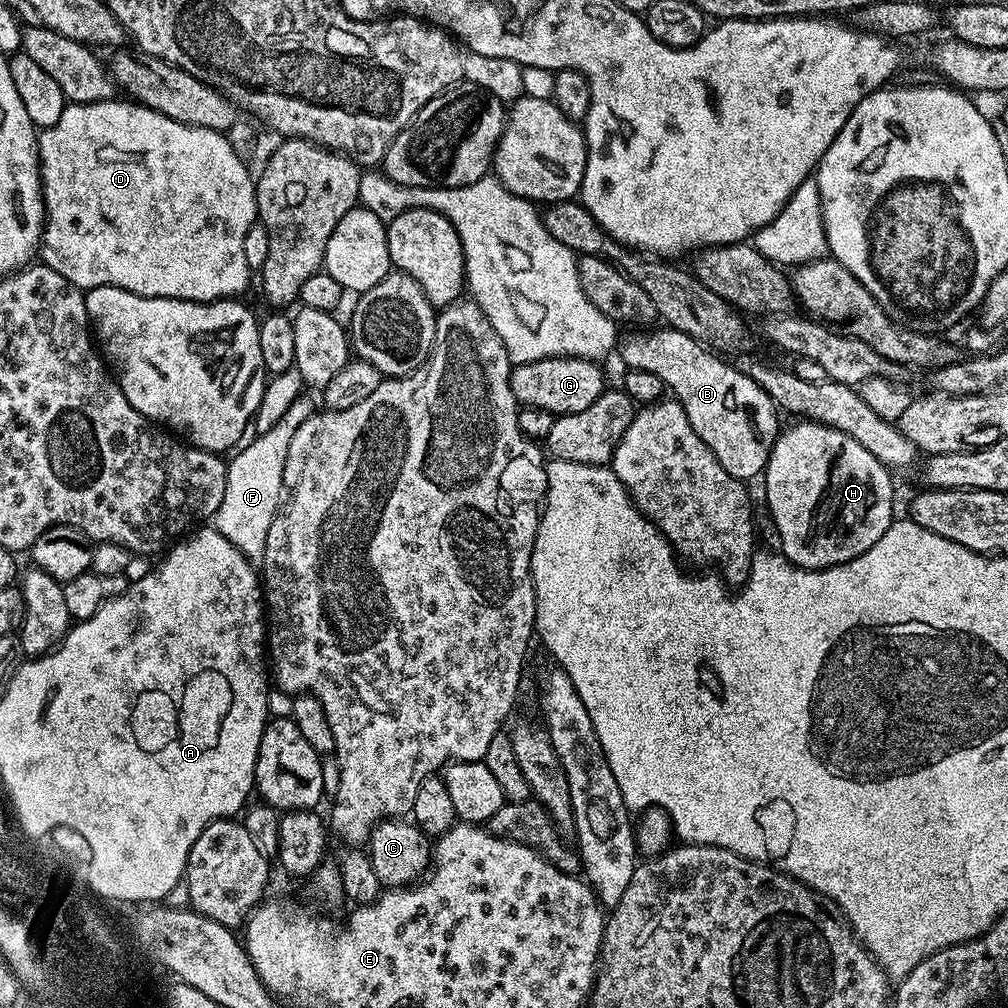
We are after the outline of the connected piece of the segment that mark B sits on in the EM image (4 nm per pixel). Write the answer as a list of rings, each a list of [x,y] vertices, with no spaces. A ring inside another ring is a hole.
[[[658,326],[654,329],[628,330],[617,341],[616,354],[619,354],[624,366],[631,370],[640,370],[654,374],[671,395],[677,399],[686,410],[690,426],[698,434],[698,438],[711,448],[711,452],[721,462],[722,468],[731,477],[745,482],[756,479],[763,473],[768,464],[769,454],[780,433],[778,409],[768,394],[752,378],[742,374],[733,363],[722,359],[715,351],[708,349],[699,340],[686,335],[676,328]]]

